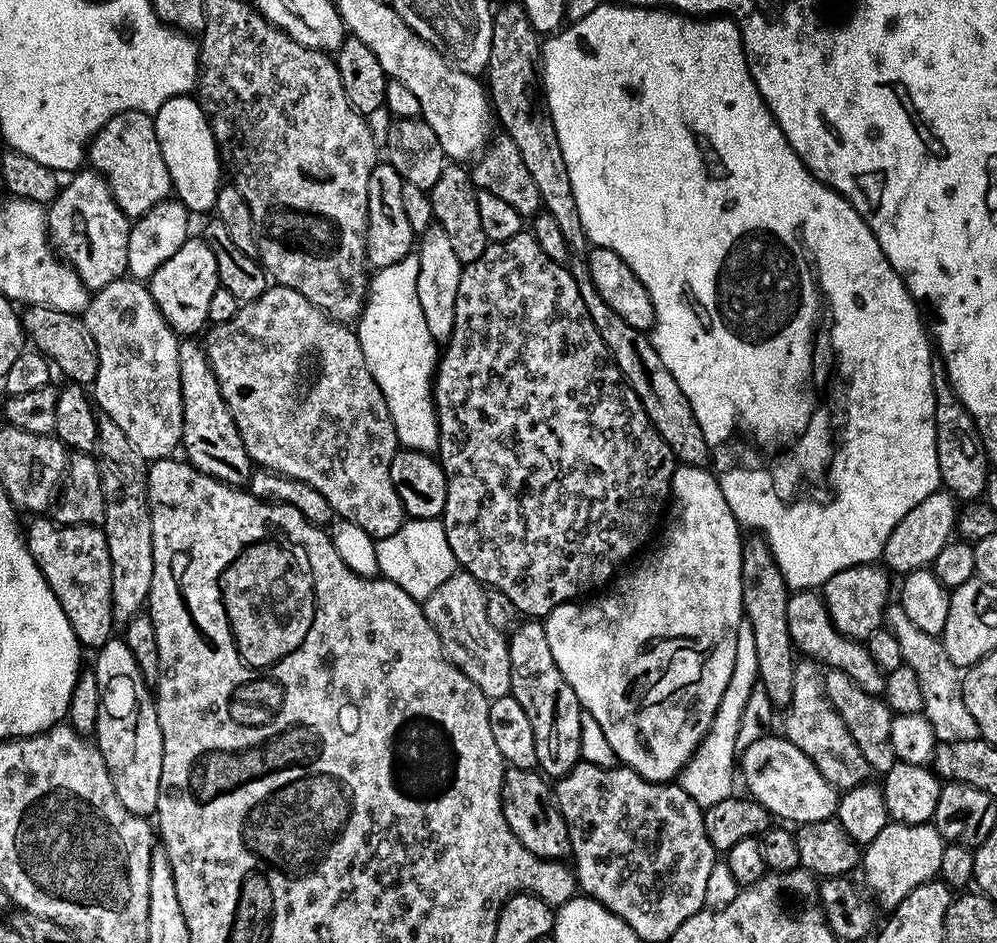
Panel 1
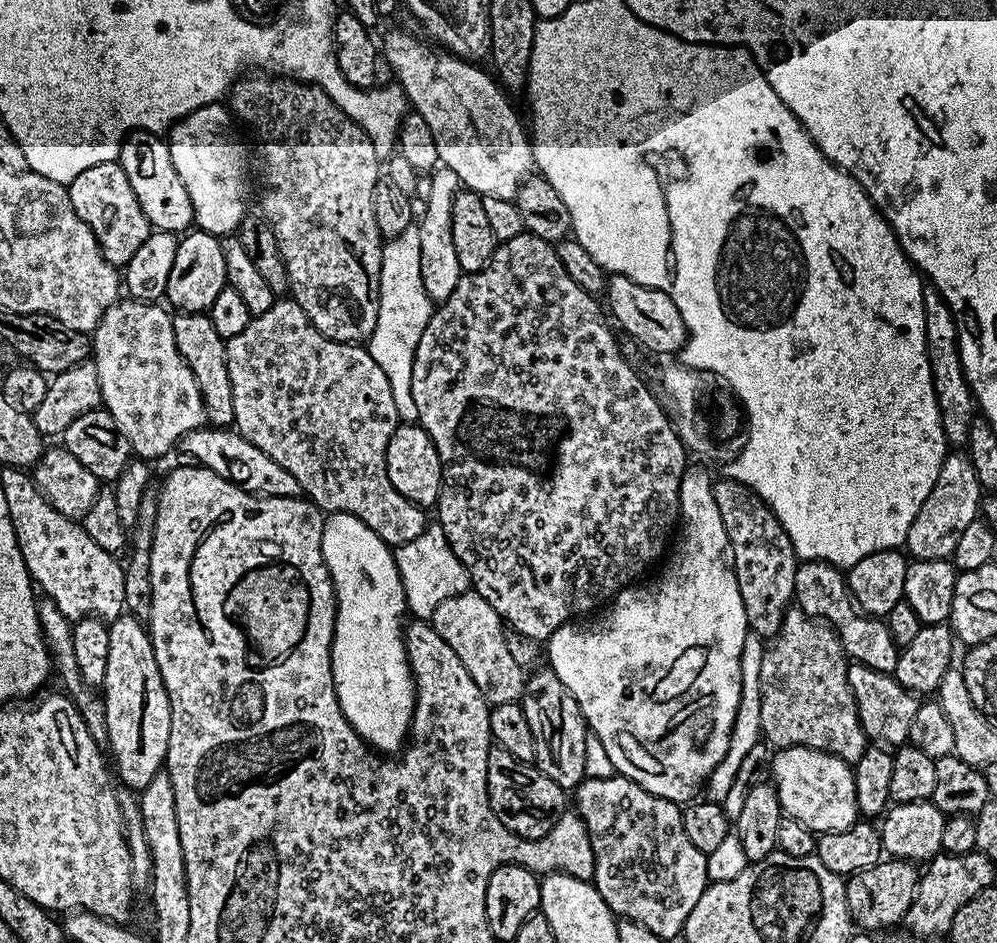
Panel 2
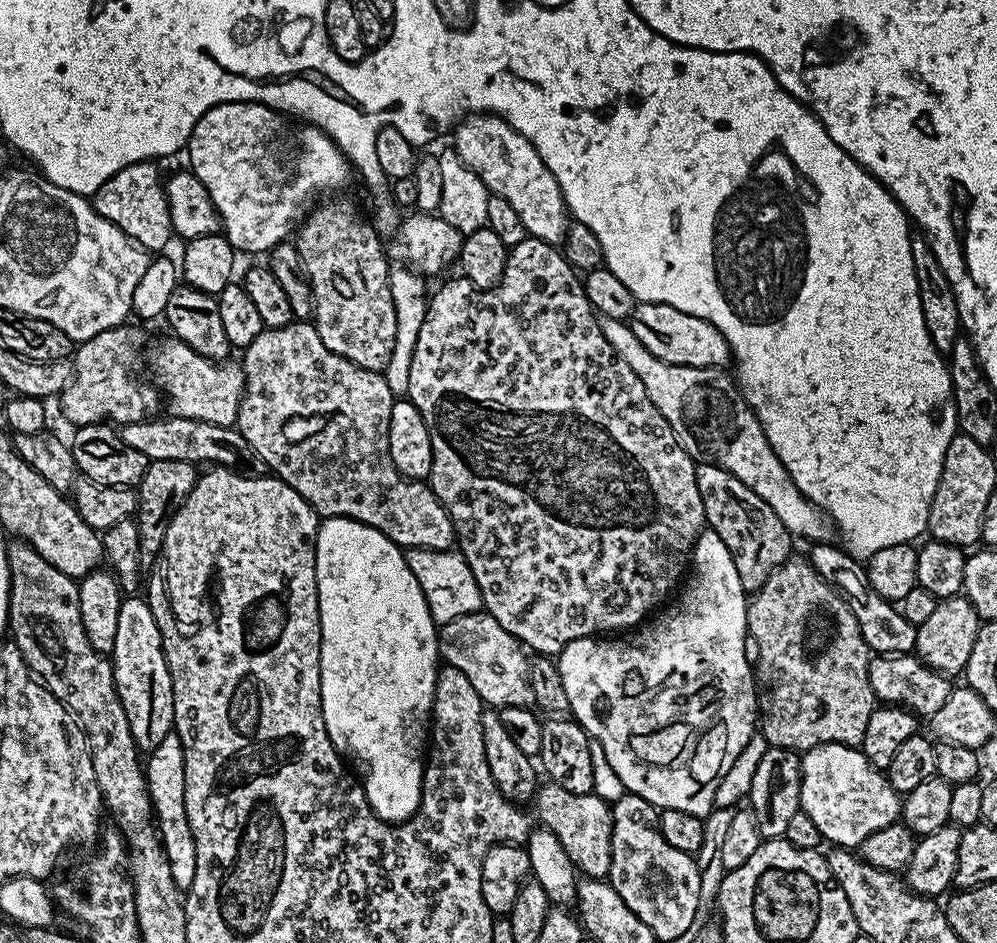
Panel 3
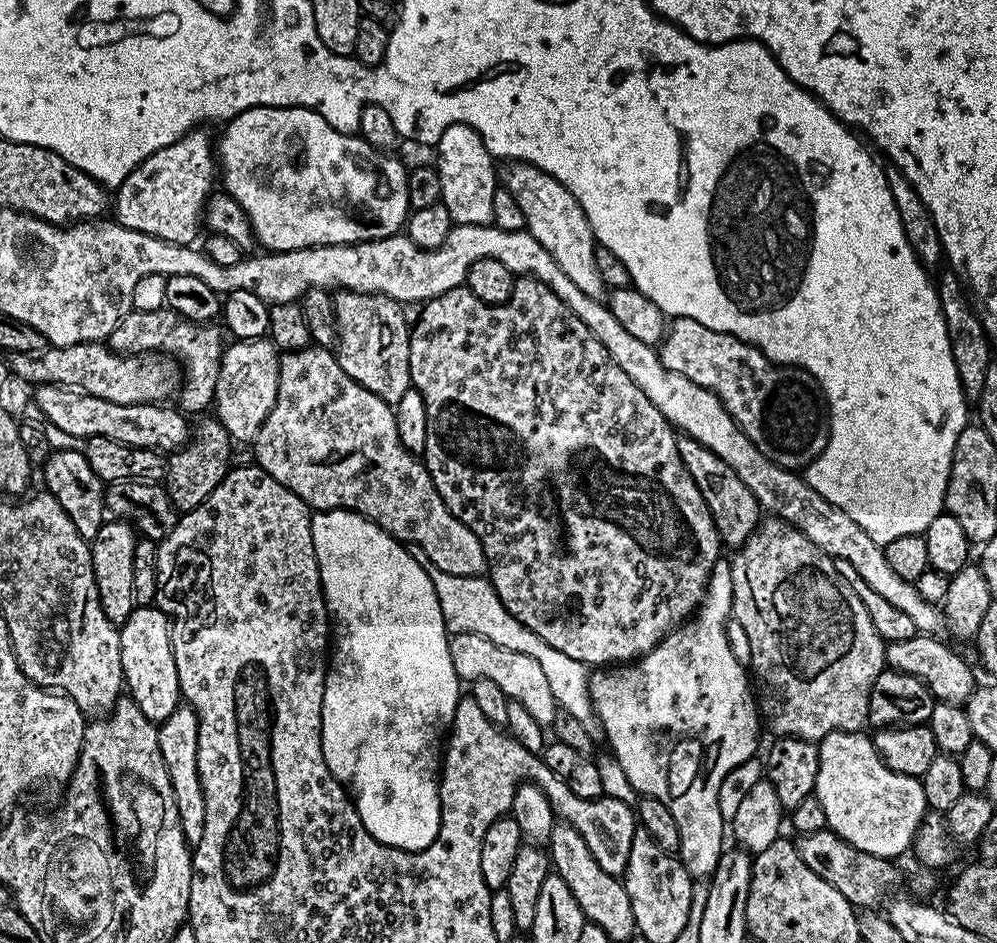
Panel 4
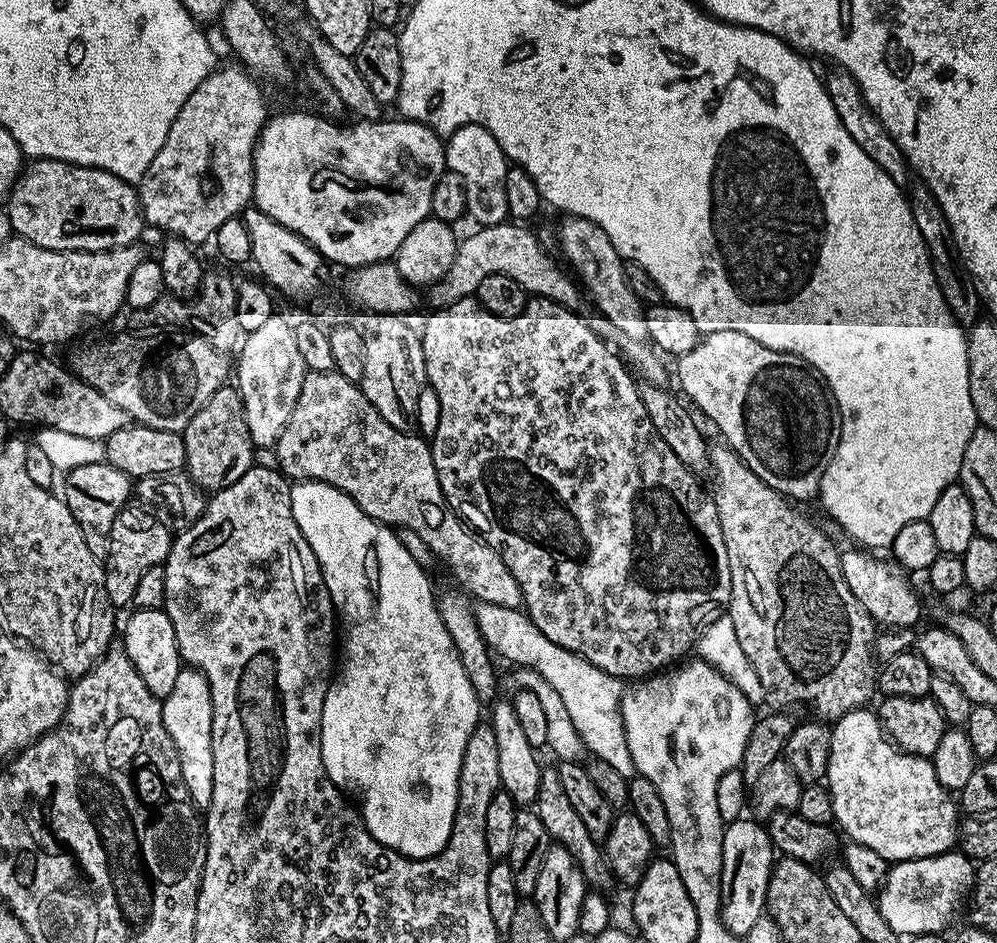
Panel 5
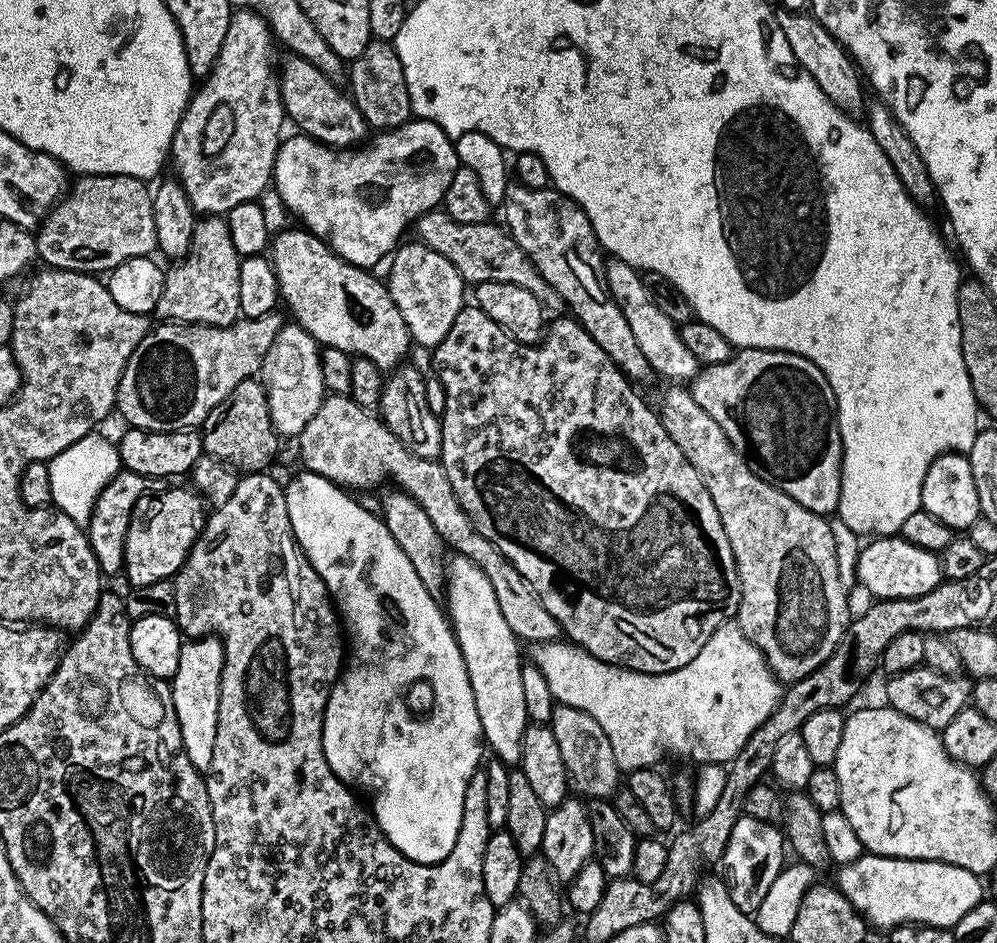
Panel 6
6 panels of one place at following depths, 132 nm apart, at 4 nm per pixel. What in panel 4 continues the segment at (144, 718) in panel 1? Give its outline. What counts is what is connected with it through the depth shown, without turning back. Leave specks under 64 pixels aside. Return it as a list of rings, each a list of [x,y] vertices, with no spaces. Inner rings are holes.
[[[155,606],[133,607],[130,618],[119,625],[127,695],[138,706],[138,710],[142,710],[142,714],[146,714],[146,718],[153,722],[170,718],[170,714],[174,714],[174,710],[182,704],[169,627],[168,615]]]

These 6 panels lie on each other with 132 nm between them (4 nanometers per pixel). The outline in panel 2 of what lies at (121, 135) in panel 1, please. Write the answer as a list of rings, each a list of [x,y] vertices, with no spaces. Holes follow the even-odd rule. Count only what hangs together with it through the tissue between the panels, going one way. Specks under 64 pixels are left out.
[[[139,130],[129,132],[120,146],[118,163],[122,170],[126,170],[126,178],[130,178],[130,187],[134,190],[134,198],[138,198],[142,214],[146,214],[149,225],[155,231],[184,234],[193,227],[194,206],[190,202],[190,194],[186,194],[186,186],[182,186],[178,170],[174,170],[167,143],[157,133]]]

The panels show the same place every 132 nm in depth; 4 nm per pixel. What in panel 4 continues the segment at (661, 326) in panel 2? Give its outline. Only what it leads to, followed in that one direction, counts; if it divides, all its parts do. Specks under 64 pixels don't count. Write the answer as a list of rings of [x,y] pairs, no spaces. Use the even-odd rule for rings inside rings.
[[[677,316],[667,325],[658,351],[666,370],[674,370],[674,374],[682,374],[690,378],[690,382],[698,382],[698,386],[706,386],[706,390],[715,394],[728,407],[736,425],[758,446],[758,450],[762,450],[762,454],[766,454],[766,458],[770,458],[770,462],[783,468],[804,470],[818,458],[818,454],[822,454],[822,450],[826,450],[830,419],[828,400],[820,389],[820,383],[806,370],[775,364],[754,345],[737,336],[710,330],[710,326],[702,326],[702,322],[694,322],[694,318],[685,316]]]

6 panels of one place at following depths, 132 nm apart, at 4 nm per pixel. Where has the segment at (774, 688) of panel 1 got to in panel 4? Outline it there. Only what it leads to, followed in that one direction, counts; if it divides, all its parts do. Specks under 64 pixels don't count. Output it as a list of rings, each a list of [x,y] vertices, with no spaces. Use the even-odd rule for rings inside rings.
[[[677,435],[676,445],[686,470],[690,470],[690,478],[694,478],[694,486],[698,486],[702,498],[706,498],[706,506],[714,518],[721,541],[731,546],[745,544],[762,519],[762,509],[756,495],[746,486],[746,482],[742,482],[742,478],[738,478],[738,474],[734,474],[730,466],[726,466],[726,462],[722,462],[722,458],[718,458],[718,454],[706,450],[694,442],[694,438]]]

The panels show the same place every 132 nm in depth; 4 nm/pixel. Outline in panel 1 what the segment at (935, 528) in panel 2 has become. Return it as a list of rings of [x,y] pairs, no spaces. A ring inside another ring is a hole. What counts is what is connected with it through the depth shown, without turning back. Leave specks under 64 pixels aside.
[[[937,490],[930,494],[894,530],[890,530],[890,538],[886,538],[882,564],[893,573],[907,574],[919,568],[928,568],[938,558],[938,554],[953,539],[956,530],[956,509],[958,501],[951,492]],[[893,568],[893,569],[892,569]]]

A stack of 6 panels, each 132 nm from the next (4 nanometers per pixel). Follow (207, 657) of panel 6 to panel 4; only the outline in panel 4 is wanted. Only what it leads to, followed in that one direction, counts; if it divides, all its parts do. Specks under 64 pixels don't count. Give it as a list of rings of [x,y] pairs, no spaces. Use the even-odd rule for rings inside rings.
[[[181,706],[159,725],[158,746],[162,762],[166,762],[166,774],[174,786],[174,802],[178,806],[178,818],[182,822],[184,837],[189,845],[202,842],[202,830],[206,822],[206,798],[202,794],[202,782],[198,778],[198,718],[196,711]]]

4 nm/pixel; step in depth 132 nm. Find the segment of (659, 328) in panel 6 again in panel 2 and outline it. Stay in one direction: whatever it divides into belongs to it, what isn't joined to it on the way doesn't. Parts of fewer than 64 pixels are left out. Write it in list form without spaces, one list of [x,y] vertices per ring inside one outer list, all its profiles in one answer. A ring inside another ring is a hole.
[[[404,32],[390,33],[384,44],[382,40],[382,56],[387,67],[389,64],[396,71],[395,79],[408,97],[409,105],[418,114],[422,114],[422,118],[426,118],[426,126],[430,126],[430,134],[434,134],[434,146],[438,150],[440,164],[454,170],[467,191],[476,192],[482,197],[515,200],[525,180],[534,172],[529,133],[525,125],[524,128],[520,125],[520,120],[508,101],[509,93],[491,75],[488,77],[482,69],[476,68],[480,66],[461,57],[443,55],[431,52],[426,45],[419,44],[414,37],[407,36]]]

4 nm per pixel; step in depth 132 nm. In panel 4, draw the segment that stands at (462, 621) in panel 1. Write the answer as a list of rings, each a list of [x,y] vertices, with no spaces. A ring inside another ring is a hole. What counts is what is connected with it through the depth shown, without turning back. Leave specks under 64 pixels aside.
[[[463,634],[453,635],[448,649],[453,660],[463,662],[468,659],[462,664],[462,668],[463,671],[464,668],[468,671],[469,681],[481,679],[498,682],[498,686],[502,686],[502,694],[506,694],[509,700],[517,700],[522,706],[526,706],[526,710],[533,715],[534,722],[550,726],[557,720],[558,705],[554,690],[550,690],[550,682],[546,682],[546,674],[542,671],[542,666],[534,662],[534,658],[494,646],[494,642],[483,640],[480,636]]]

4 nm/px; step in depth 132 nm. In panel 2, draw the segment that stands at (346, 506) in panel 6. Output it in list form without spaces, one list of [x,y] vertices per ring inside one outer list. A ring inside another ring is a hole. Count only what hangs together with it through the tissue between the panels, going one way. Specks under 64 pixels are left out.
[[[334,512],[325,519],[322,530],[322,558],[328,567],[328,577],[336,591],[336,633],[332,636],[332,677],[336,687],[336,697],[340,703],[342,714],[350,722],[350,726],[362,737],[365,744],[371,746],[381,754],[396,754],[405,747],[410,736],[412,726],[412,711],[416,708],[416,686],[412,674],[412,668],[408,664],[408,651],[404,648],[404,627],[406,624],[406,605],[404,591],[398,574],[398,566],[393,549],[385,544],[384,540],[370,526],[366,526],[358,518],[354,518],[348,512]]]

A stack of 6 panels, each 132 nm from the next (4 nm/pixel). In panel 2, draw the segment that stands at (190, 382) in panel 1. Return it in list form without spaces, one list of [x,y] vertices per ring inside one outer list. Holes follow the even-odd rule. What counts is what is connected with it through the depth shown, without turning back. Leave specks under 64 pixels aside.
[[[180,312],[173,315],[172,322],[178,353],[186,366],[190,366],[200,387],[207,423],[218,428],[228,428],[234,421],[234,390],[230,386],[225,340],[218,334],[218,330],[214,330],[214,322],[205,313]]]

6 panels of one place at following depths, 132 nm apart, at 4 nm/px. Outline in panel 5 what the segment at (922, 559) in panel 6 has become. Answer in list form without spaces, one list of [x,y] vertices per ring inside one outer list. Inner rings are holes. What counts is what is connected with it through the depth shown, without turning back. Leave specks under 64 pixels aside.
[[[852,546],[849,552],[841,551],[840,565],[842,566],[842,578],[846,578],[846,586],[850,586],[854,598],[862,602],[862,606],[872,615],[877,625],[888,630],[915,629],[916,623],[920,620],[920,600],[912,593],[912,588],[908,585],[909,577],[901,574],[895,567],[887,568],[876,556],[879,555],[868,550],[861,550],[856,546]]]

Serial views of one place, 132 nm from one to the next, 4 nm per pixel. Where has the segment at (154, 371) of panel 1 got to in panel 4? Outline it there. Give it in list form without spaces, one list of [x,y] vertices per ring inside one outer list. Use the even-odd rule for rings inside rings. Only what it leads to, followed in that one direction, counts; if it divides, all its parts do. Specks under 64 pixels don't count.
[[[271,339],[232,342],[223,349],[214,399],[214,416],[237,445],[251,445],[270,414],[278,394],[281,353]]]

